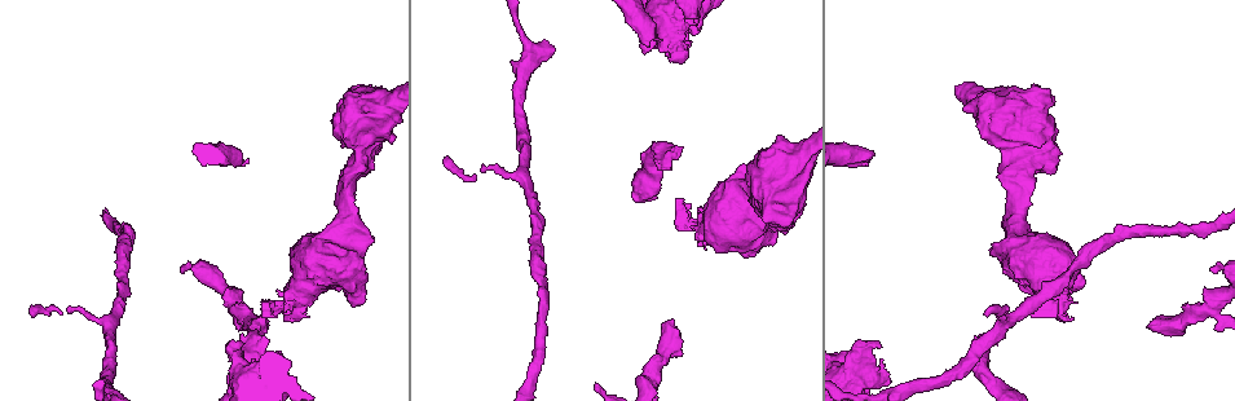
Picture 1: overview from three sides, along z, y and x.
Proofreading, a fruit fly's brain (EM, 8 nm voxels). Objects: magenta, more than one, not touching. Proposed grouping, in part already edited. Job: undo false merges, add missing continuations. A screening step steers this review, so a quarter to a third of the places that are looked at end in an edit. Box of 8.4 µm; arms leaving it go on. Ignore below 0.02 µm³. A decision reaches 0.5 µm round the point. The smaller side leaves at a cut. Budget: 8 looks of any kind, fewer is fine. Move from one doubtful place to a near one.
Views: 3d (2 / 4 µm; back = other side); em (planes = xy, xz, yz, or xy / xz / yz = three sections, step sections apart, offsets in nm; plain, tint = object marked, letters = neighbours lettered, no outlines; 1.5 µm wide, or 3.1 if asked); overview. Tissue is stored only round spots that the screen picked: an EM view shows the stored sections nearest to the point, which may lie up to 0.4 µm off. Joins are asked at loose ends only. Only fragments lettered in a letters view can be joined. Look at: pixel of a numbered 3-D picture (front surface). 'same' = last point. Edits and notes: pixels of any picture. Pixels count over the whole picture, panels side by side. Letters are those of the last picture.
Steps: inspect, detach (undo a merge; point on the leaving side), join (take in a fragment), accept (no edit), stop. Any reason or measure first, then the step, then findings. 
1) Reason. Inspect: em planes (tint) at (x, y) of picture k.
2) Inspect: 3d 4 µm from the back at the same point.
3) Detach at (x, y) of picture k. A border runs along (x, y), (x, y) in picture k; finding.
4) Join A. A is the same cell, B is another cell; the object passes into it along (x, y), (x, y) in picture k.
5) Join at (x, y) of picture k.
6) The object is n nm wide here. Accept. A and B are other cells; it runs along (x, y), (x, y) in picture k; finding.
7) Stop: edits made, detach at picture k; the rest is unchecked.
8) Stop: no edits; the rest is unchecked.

An open end. Inspect: em yz step 8 (tint) at (880, 348) of picture 1.

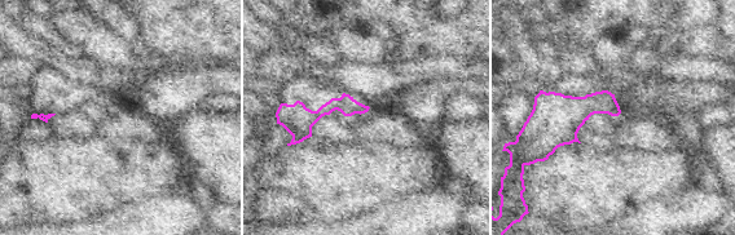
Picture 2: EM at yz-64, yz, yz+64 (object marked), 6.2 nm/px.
What lies round it. Inspect: em yz step 8 (letters) at the same point.

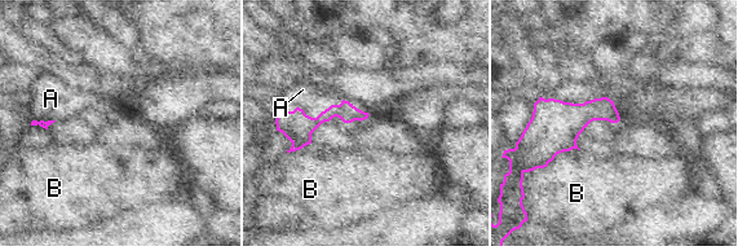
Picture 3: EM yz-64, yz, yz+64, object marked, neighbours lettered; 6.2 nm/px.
Join A. A is the same cell, B is another cell; the object passes into it along (42, 123), (52, 121), (51, 99) in picture 3; it goes on there.

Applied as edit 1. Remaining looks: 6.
Thin end. Inspect: em yz step 4 (letters) at (68, 308) of picture 1.

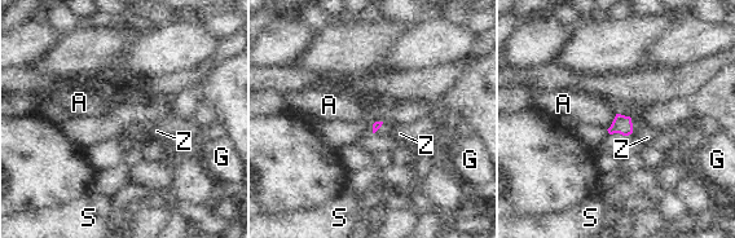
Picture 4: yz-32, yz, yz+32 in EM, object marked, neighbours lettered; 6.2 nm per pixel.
Another direction. Inspect: em planes (letters) at the same point.

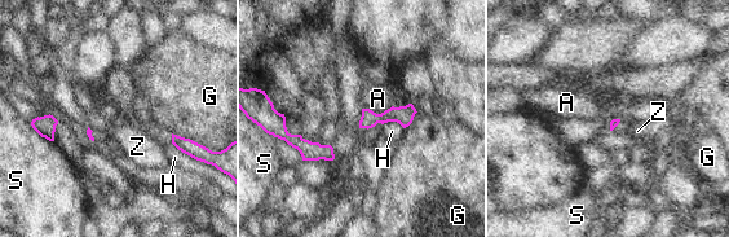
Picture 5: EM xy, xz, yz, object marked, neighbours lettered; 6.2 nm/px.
Accept. A, G, H, S and Z are other cells; it runs along (411, 110), (372, 118), (362, 124) in picture 5; no lettered fragment goes on from it.

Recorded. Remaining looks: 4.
Stop: edits made, join at picture 3; the rest is unchecked.

